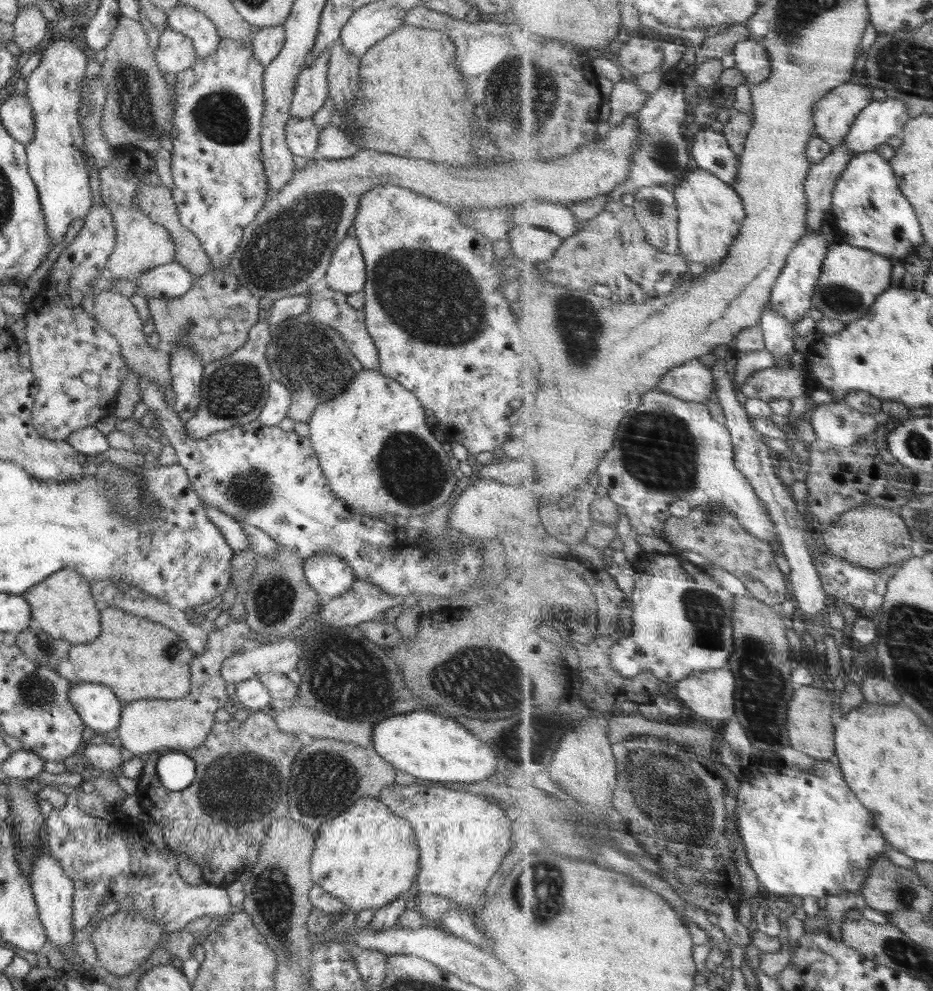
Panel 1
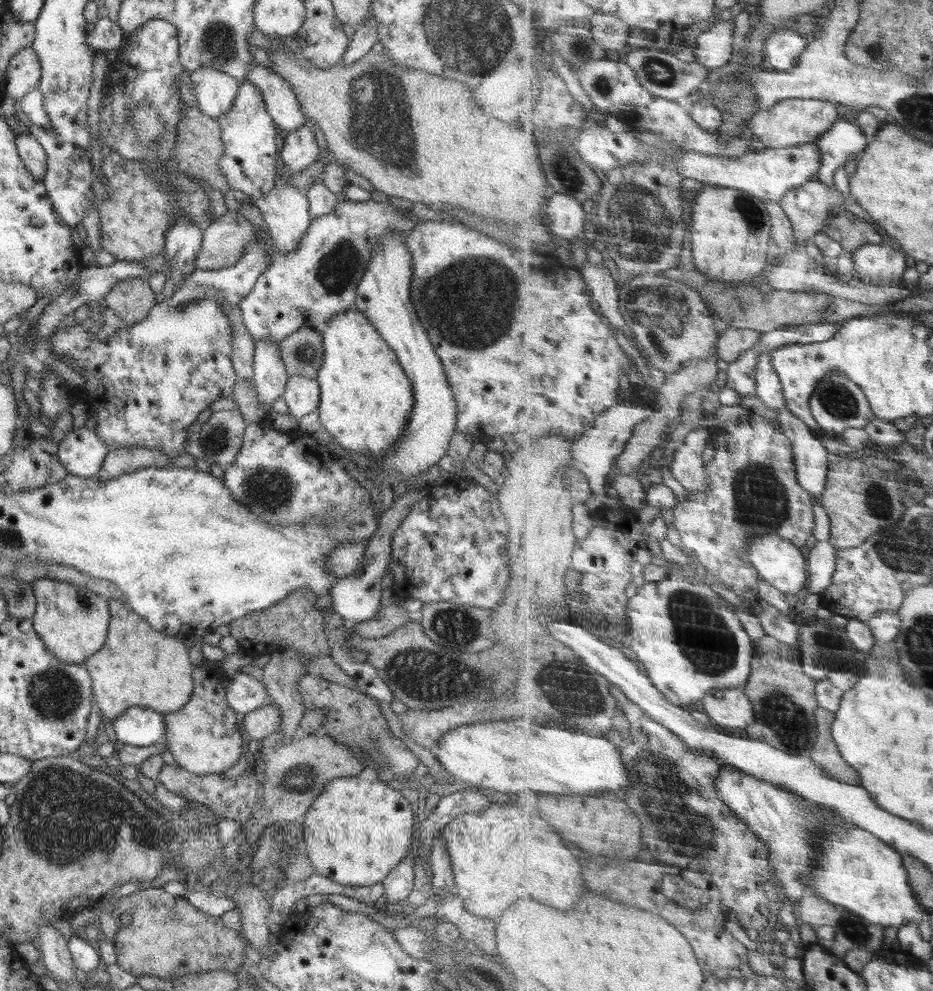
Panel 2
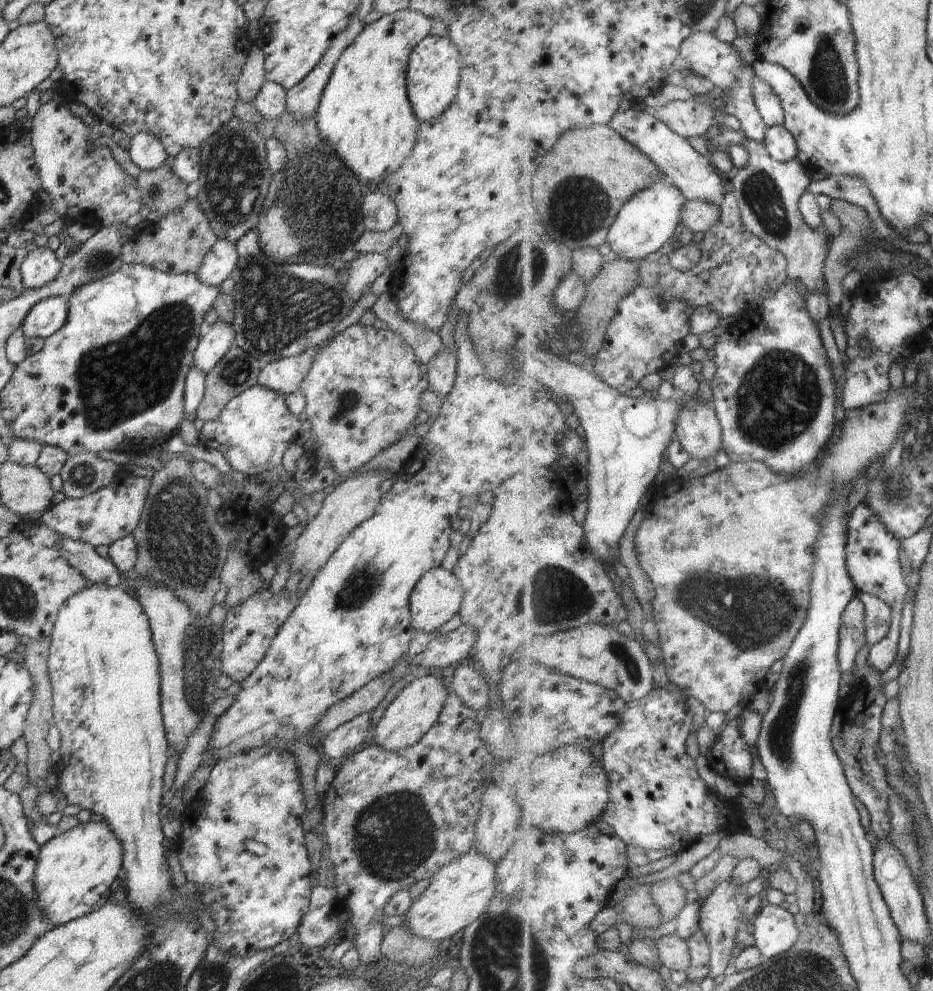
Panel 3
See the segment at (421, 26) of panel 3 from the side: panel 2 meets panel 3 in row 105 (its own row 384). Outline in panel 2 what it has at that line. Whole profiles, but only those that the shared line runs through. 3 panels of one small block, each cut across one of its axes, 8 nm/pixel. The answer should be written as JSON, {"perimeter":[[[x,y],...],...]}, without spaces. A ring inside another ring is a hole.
{"perimeter":[[[355,308],[336,314],[321,333],[324,358],[316,381],[320,387],[318,414],[323,430],[328,431],[343,448],[368,458],[381,458],[404,433],[406,421],[410,417],[414,394],[405,372],[398,362],[396,353],[376,331],[370,320]]]}

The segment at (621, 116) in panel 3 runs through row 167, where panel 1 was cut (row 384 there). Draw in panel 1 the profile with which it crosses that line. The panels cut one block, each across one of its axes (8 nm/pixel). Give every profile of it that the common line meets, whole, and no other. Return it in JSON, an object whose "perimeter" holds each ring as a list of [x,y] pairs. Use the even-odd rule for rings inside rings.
{"perimeter":[[[698,358],[672,369],[656,389],[682,400],[704,403],[716,394],[716,374],[713,366],[706,366]]]}

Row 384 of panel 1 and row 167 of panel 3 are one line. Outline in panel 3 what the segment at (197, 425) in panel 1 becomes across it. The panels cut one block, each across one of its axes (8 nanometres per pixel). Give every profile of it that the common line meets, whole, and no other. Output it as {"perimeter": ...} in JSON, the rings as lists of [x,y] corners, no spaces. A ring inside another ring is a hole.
{"perimeter":[[[231,118],[220,130],[207,138],[199,146],[201,173],[197,180],[199,191],[196,196],[199,207],[207,218],[210,228],[219,239],[235,243],[259,223],[260,210],[268,192],[268,184],[273,179],[268,161],[266,140],[251,124]]]}

